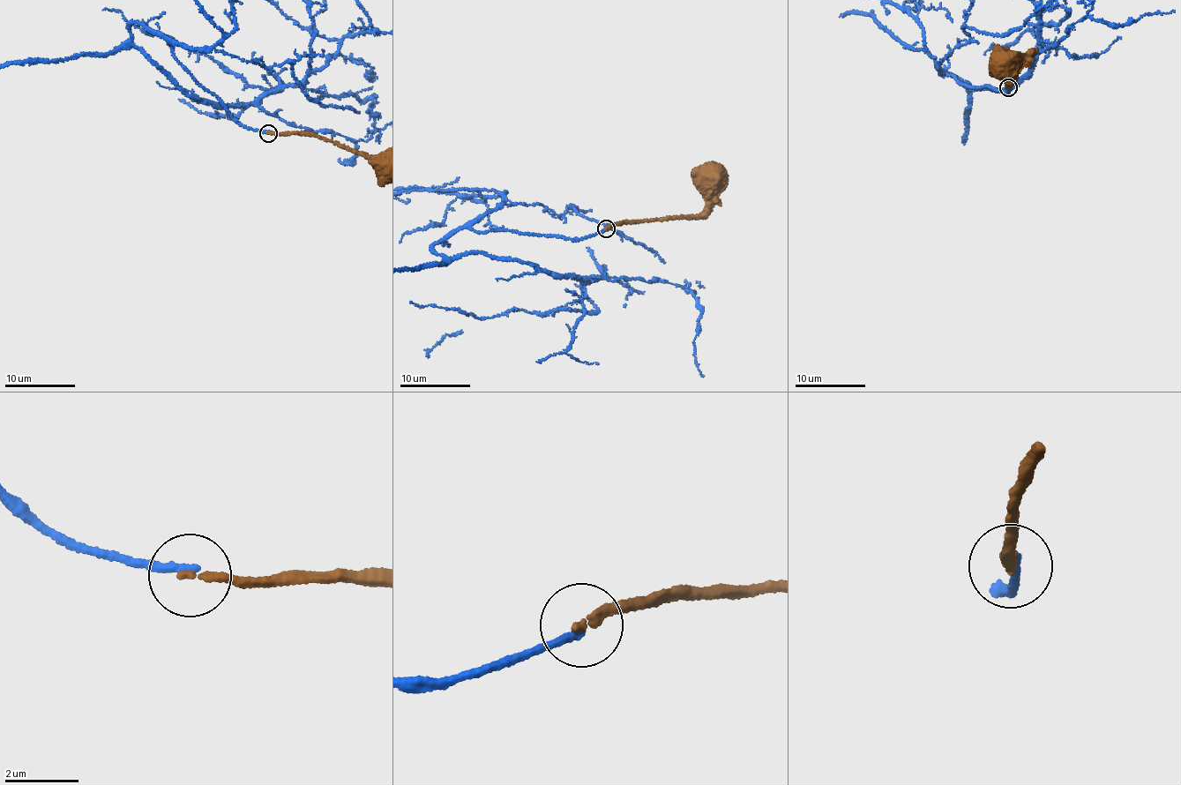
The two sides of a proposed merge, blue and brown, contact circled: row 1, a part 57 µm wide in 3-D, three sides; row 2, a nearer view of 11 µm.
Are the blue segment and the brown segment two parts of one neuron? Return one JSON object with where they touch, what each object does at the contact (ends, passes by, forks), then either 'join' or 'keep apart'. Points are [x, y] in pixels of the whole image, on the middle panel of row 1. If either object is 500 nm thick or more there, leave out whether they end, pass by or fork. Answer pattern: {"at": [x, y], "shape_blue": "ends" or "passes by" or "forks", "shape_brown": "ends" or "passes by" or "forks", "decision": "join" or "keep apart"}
{"at": [606, 228], "shape_blue": "ends", "shape_brown": "ends", "decision": "keep apart"}

